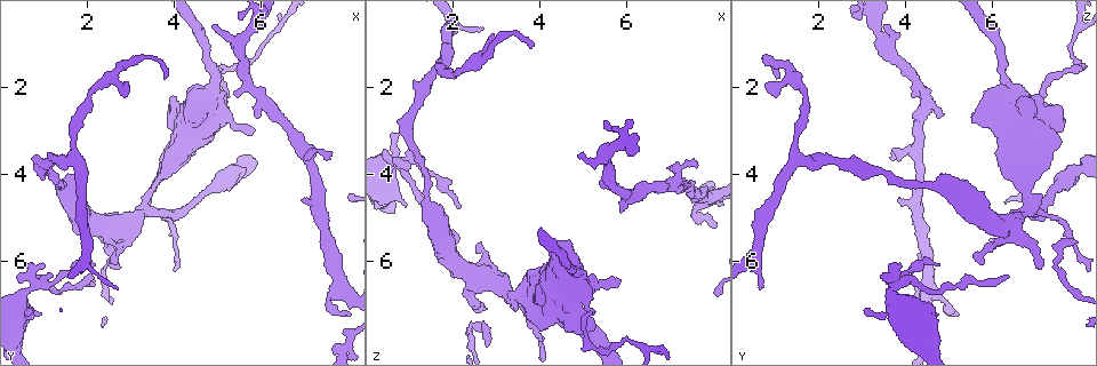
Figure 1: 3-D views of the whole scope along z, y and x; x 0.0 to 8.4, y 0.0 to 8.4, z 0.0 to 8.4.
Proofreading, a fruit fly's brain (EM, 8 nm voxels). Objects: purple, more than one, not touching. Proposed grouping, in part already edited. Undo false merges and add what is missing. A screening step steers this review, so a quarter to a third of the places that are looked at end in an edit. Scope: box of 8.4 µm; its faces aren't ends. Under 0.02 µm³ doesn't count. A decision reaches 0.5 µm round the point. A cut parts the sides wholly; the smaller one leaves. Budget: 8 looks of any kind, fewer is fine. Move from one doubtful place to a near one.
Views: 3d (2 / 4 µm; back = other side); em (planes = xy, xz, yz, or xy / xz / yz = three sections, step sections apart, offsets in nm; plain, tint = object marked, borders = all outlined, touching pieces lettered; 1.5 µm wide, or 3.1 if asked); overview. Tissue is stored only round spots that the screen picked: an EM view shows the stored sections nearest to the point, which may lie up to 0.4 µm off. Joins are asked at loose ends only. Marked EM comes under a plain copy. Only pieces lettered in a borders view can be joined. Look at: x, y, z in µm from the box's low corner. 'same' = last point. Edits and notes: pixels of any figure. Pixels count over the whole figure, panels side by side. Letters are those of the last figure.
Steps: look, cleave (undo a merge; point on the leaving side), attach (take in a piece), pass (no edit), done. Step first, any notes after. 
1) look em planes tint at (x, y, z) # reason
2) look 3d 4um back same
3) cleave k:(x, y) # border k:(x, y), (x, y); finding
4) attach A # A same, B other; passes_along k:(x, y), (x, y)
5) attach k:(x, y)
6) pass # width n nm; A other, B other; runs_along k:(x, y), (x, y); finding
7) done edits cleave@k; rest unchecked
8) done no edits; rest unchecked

look em planes borders at (0.55, 7.15, 3.05) # branch stops here

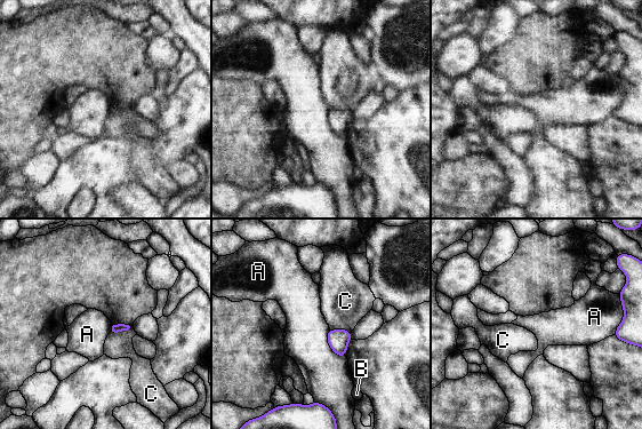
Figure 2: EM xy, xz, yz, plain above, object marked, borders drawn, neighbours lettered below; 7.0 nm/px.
pass # A other, B other, C other; border 2:(329, 328), (328, 346), (345, 357); none of them fits

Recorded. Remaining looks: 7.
look em xy step 4 tint at (3.40, 4.75, 6.80) # a fork

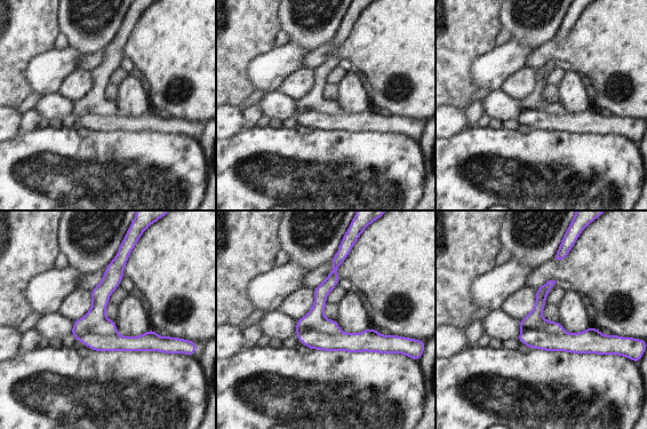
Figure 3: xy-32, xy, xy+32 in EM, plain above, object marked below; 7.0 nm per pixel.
look em planes borders same

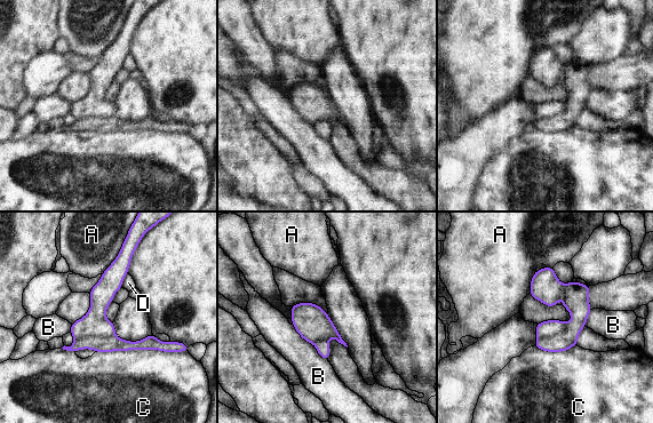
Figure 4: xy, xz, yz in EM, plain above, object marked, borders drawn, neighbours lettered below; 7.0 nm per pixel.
cleave 4:(112, 343) # width 220 nm; A other, B other, C other, D other; two neurons meet here

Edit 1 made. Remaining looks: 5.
look overview # redraw

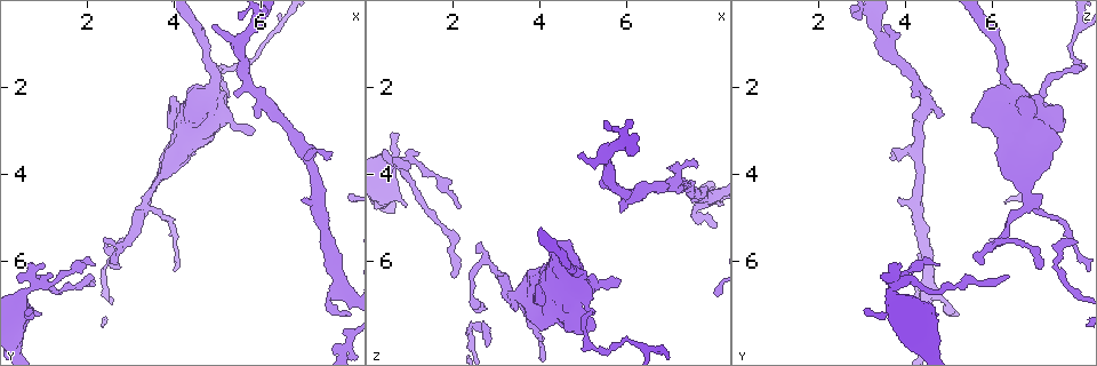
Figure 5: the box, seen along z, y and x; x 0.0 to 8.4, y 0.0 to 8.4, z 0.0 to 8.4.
look em yz step 8 borders at (7.60, 3.65, 3.70) # branch stops here

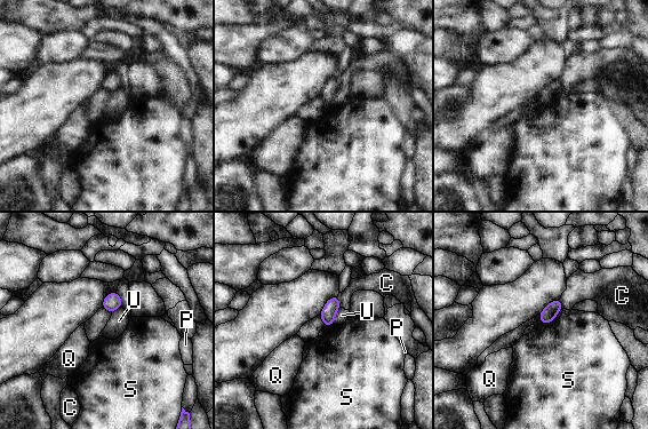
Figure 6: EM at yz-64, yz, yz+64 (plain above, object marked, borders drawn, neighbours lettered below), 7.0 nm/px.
pass # C other, P other, Q other, S other, U other; border 6:(561, 308), (551, 322), (540, 324); none of them fits

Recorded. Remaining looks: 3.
done edits cleave@4; rest unchecked

